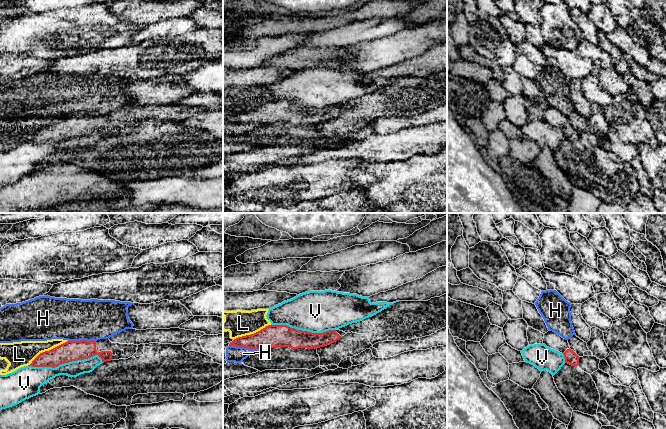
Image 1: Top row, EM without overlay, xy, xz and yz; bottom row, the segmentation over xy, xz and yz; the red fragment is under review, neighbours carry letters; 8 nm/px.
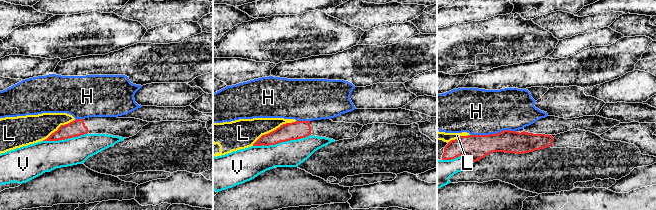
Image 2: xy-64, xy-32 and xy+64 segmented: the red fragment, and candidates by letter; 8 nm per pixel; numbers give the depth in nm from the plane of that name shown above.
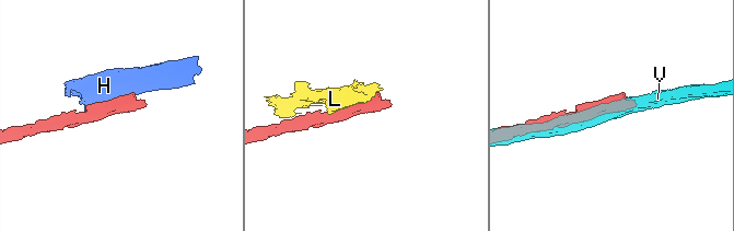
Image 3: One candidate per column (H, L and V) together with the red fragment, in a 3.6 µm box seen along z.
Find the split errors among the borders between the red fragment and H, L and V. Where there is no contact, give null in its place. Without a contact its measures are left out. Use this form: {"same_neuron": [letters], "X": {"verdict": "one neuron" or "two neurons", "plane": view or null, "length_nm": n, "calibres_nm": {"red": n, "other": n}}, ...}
{"same_neuron": [], "H": {"verdict": "two neurons", "plane": "xz", "length_nm": 280, "calibres_nm": {"red": 180, "other": 130}}, "L": {"verdict": "two neurons", "plane": "xy", "length_nm": 380, "calibres_nm": {"red": 160, "other": 200}}, "V": {"verdict": "two neurons", "plane": "xy", "length_nm": 600, "calibres_nm": {"red": 160, "other": 150}}}

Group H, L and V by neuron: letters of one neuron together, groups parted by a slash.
H L / V

